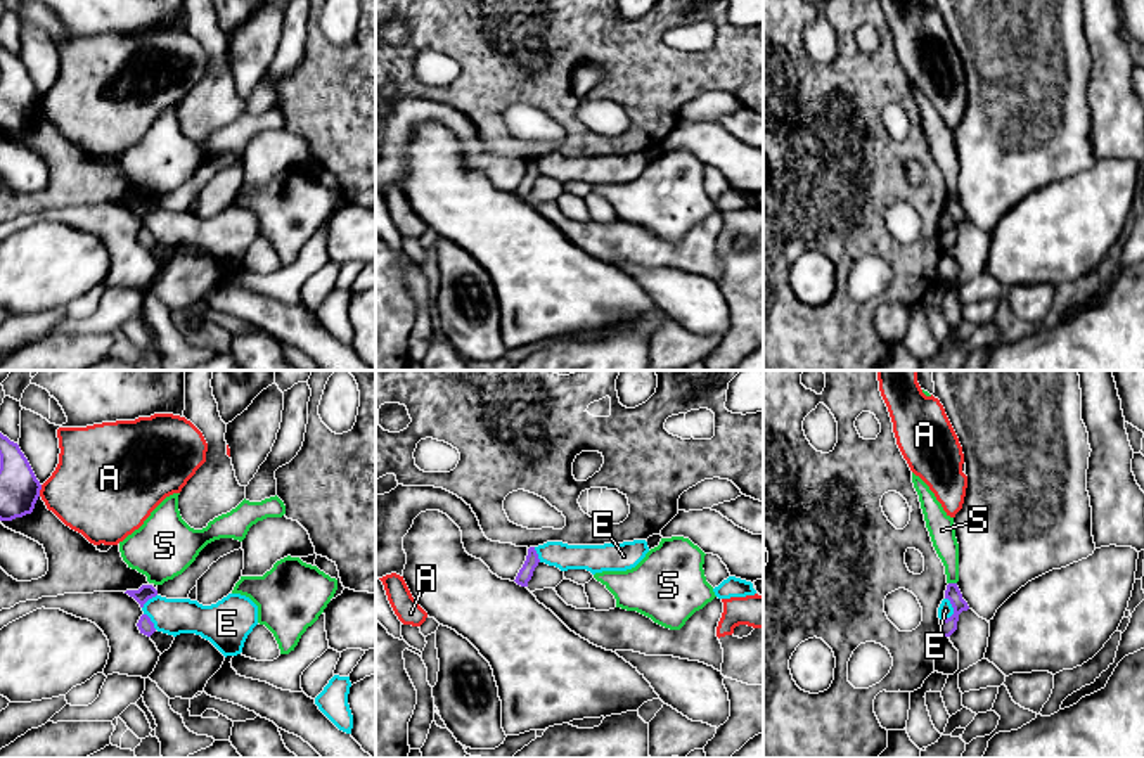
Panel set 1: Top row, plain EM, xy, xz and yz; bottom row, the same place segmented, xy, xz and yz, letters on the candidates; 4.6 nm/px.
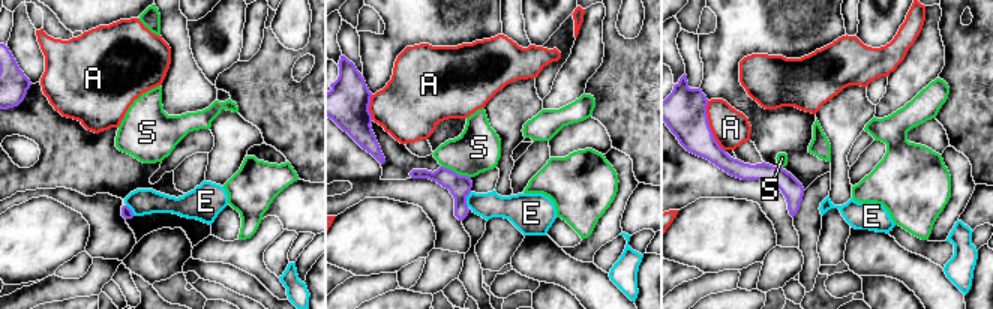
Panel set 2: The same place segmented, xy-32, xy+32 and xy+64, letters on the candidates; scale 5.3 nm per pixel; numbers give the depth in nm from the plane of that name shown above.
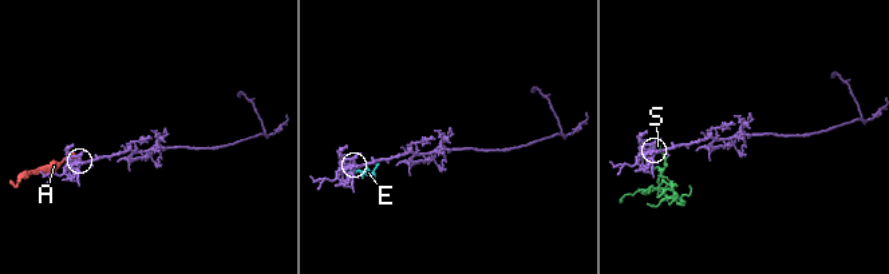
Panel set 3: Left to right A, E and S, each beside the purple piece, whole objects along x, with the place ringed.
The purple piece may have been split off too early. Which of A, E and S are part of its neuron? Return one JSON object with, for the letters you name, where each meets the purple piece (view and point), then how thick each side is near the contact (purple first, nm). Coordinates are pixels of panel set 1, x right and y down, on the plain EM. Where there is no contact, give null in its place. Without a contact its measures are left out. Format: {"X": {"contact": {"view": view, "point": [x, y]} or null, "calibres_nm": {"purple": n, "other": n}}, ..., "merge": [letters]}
{"merge": []}

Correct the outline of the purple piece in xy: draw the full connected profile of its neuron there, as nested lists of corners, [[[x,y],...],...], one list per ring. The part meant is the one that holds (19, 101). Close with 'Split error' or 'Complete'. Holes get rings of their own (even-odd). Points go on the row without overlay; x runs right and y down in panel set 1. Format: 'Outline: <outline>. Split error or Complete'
Outline: [[[0,45],[0,133],[31,126],[40,102],[42,97],[19,57]]]. Complete

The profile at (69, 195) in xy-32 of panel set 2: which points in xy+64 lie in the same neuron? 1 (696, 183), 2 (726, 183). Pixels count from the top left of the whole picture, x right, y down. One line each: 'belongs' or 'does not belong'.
1: belongs
2: belongs

